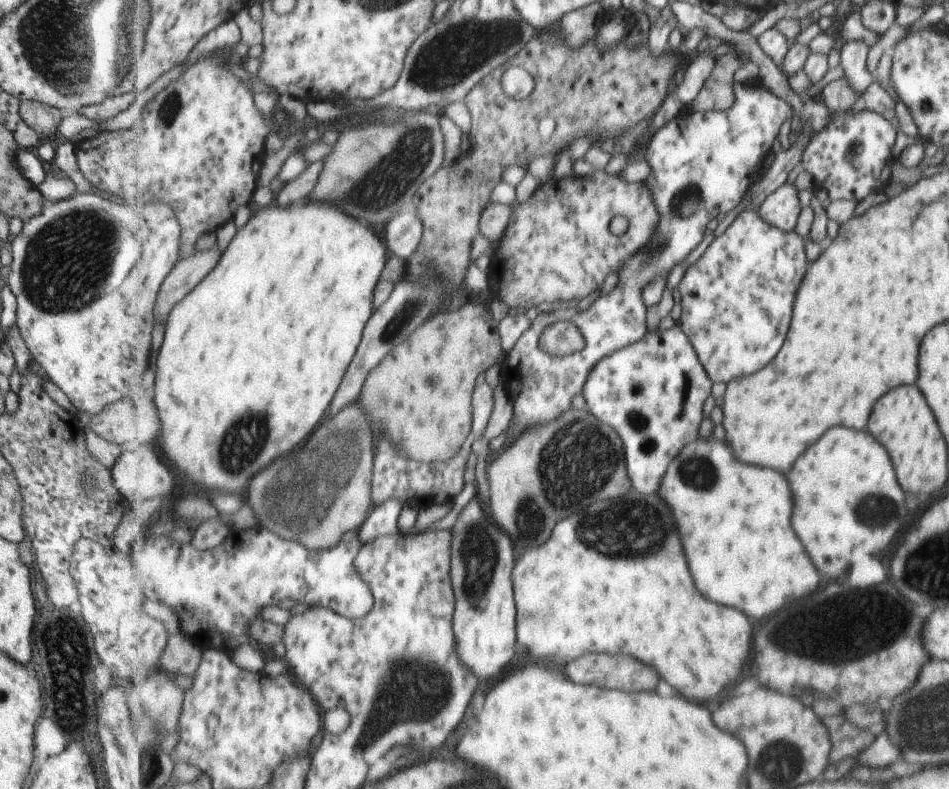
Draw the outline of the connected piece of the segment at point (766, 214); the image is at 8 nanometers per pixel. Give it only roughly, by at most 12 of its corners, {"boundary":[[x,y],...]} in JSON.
{"boundary":[[785,183],[758,210],[785,232],[799,216],[796,185]]}

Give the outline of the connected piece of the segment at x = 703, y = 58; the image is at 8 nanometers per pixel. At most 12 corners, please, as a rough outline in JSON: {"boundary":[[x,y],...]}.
{"boundary":[[701,53],[688,64],[676,94],[684,108],[698,97],[718,63]]}

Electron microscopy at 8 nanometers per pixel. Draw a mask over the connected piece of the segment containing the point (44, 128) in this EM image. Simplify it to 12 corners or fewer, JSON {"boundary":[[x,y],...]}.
{"boundary":[[31,99],[18,101],[21,120],[42,139],[64,115]]}

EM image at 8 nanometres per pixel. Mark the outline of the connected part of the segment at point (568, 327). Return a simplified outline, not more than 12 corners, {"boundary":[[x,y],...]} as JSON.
{"boundary":[[559,321],[544,330],[545,352],[555,356],[586,347],[577,325]]}

